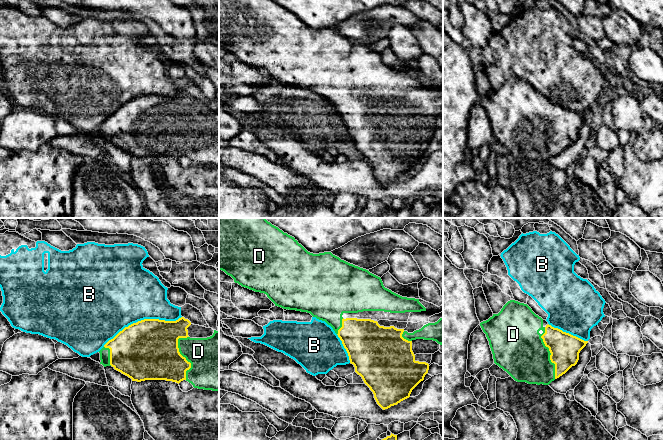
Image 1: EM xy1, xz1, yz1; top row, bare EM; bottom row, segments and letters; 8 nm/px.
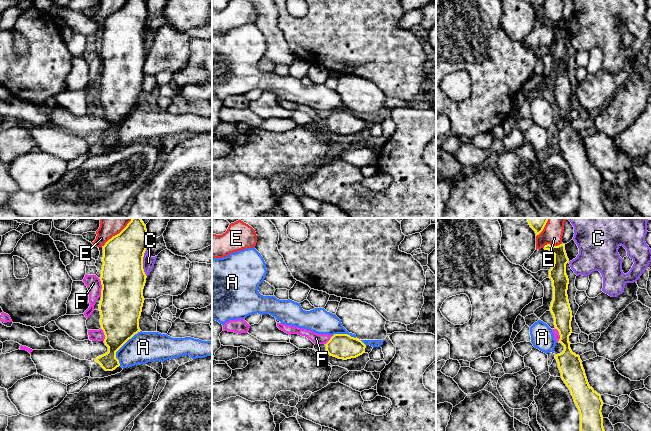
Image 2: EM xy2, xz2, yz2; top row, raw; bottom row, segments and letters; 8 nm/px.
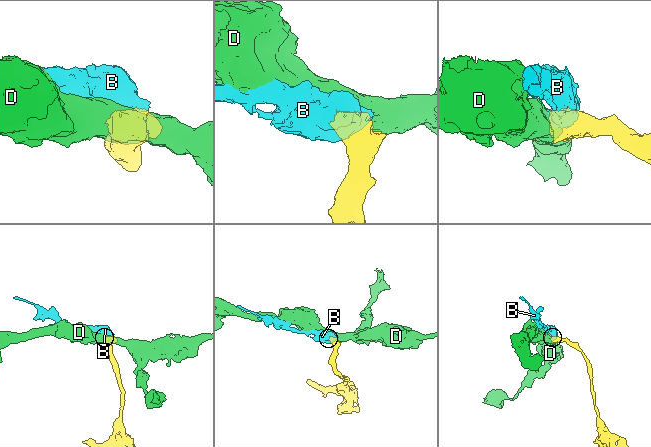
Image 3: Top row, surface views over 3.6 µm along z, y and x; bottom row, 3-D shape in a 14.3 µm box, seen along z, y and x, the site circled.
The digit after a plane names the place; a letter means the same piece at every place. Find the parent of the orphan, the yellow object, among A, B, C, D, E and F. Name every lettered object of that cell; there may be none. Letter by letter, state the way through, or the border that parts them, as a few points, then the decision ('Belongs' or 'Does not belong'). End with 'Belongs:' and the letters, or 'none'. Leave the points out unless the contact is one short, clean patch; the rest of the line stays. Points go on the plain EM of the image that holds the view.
A: Boundary: xy2 (140, 106), (116, 128), (119, 141). Does not belong
B: Does not belong
C: Does not belong
D: Belongs
E: Does not belong
F: Does not belong
Belongs: D

